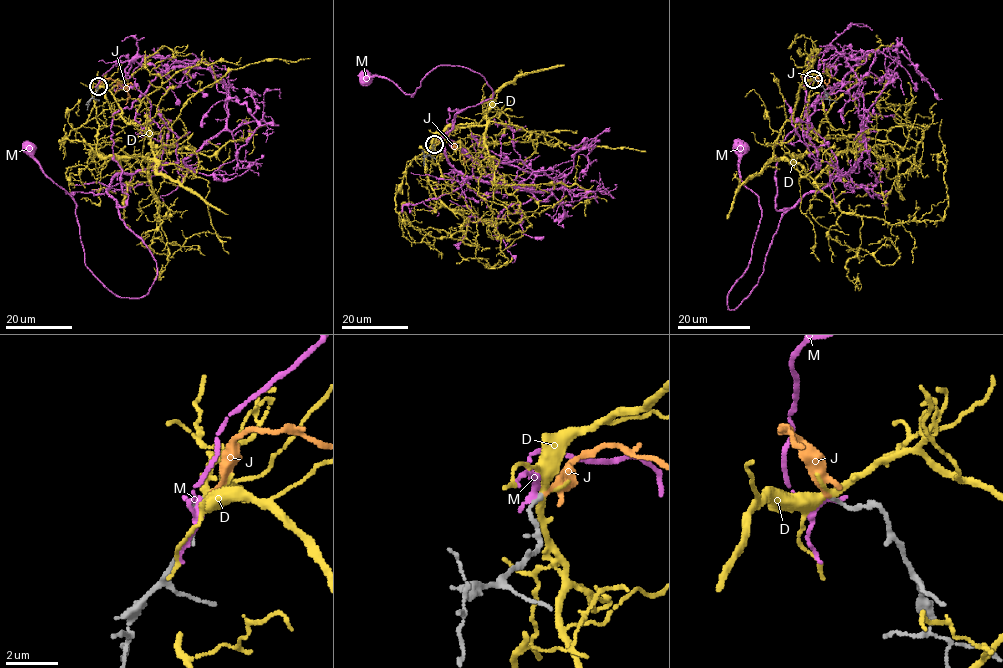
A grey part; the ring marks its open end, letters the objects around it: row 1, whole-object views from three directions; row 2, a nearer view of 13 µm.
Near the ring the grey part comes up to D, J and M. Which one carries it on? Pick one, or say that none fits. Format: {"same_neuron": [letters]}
{"same_neuron": ["J"]}

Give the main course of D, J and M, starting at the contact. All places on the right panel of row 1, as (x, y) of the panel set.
D: (813, 79), (782, 127), (779, 159), (863, 146), (909, 158), (923, 131), (897, 123), (899, 105), (887, 103)
J: (813, 79), (807, 70), (832, 90), (834, 98)
M: (814, 80), (807, 61), (827, 45), (848, 59), (860, 158), (782, 217), (730, 309), (761, 217), (738, 145)

